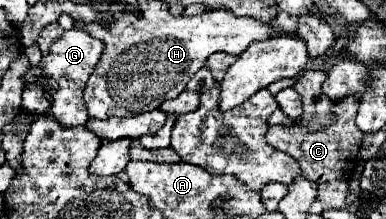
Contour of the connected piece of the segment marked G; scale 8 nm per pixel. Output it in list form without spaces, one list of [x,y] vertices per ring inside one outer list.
[[[69,29],[57,41],[51,43],[49,53],[41,57],[39,65],[31,67],[29,73],[23,75],[25,85],[37,83],[39,79],[45,79],[43,81],[43,89],[49,91],[53,99],[51,99],[51,109],[47,113],[43,113],[43,115],[51,115],[65,129],[79,127],[79,125],[85,125],[89,121],[89,113],[87,113],[85,99],[83,99],[83,89],[85,89],[85,81],[93,73],[93,69],[95,69],[95,65],[97,65],[97,61],[101,57],[101,53],[103,53],[101,41],[89,37],[81,29]]]

